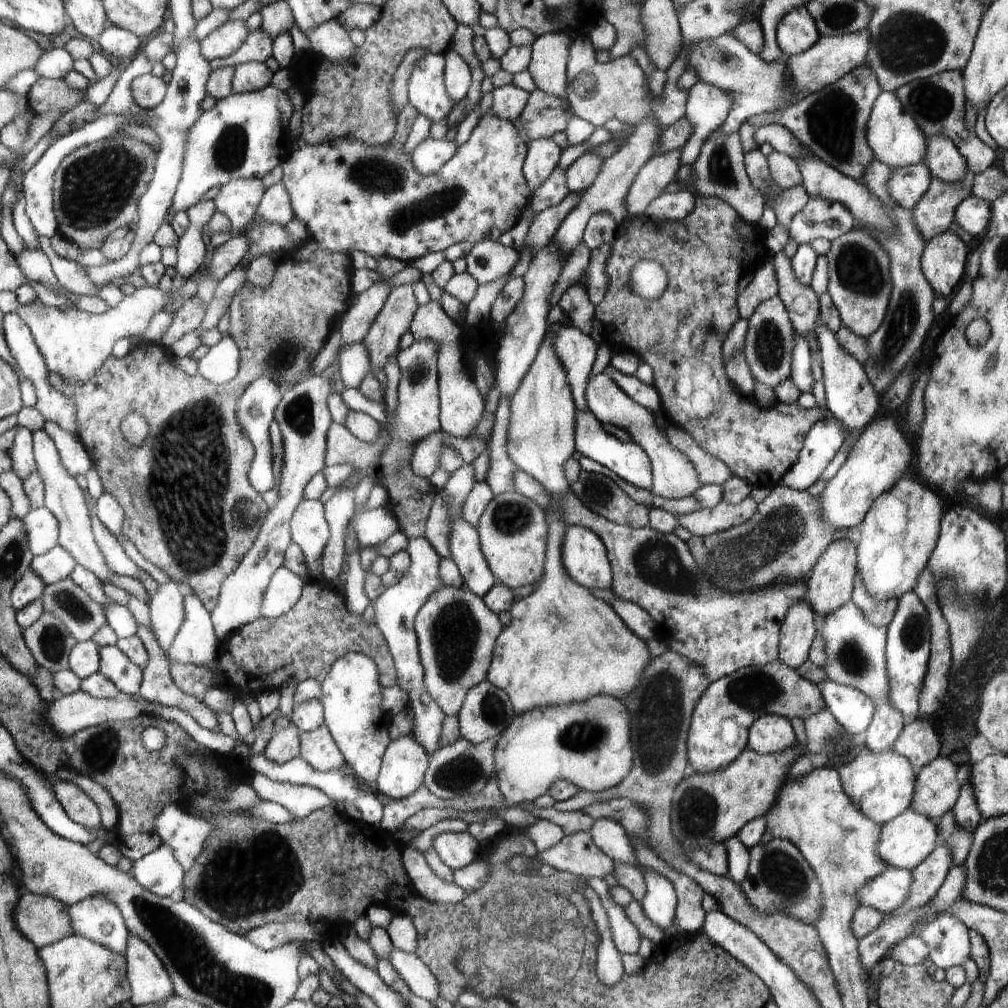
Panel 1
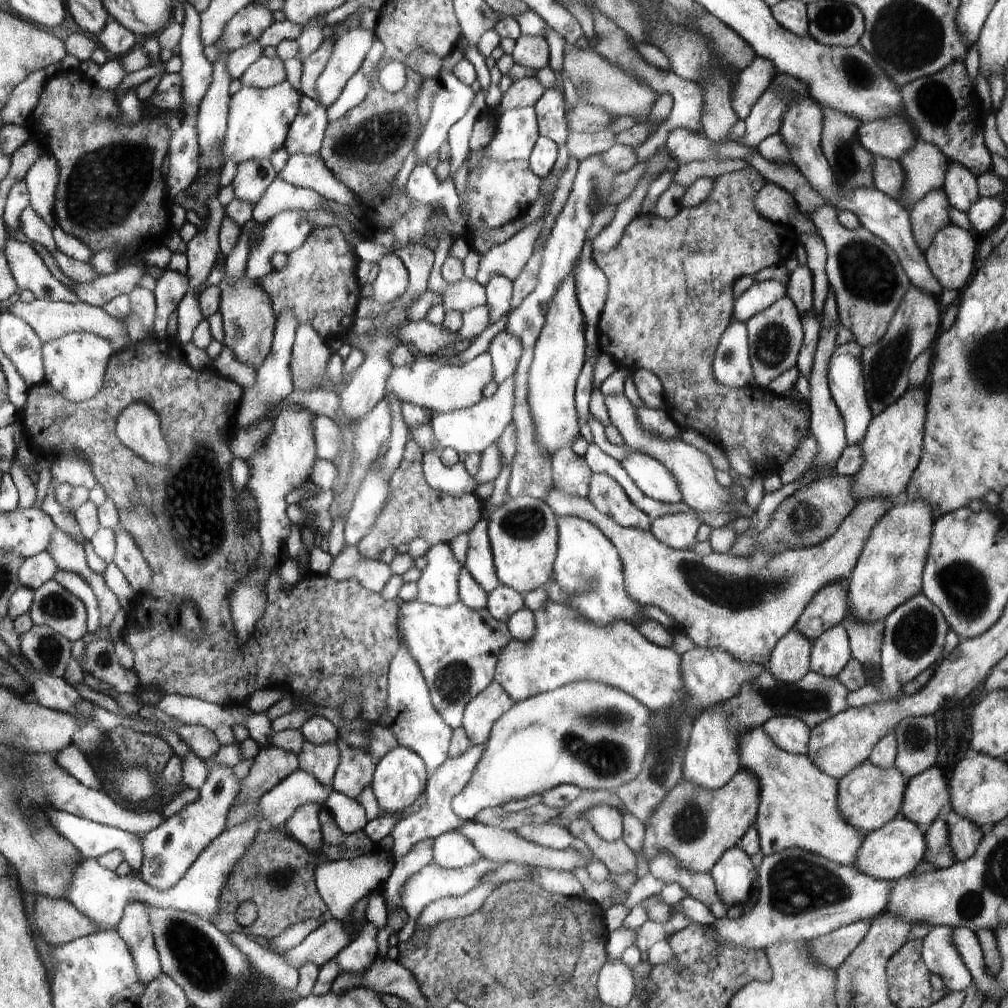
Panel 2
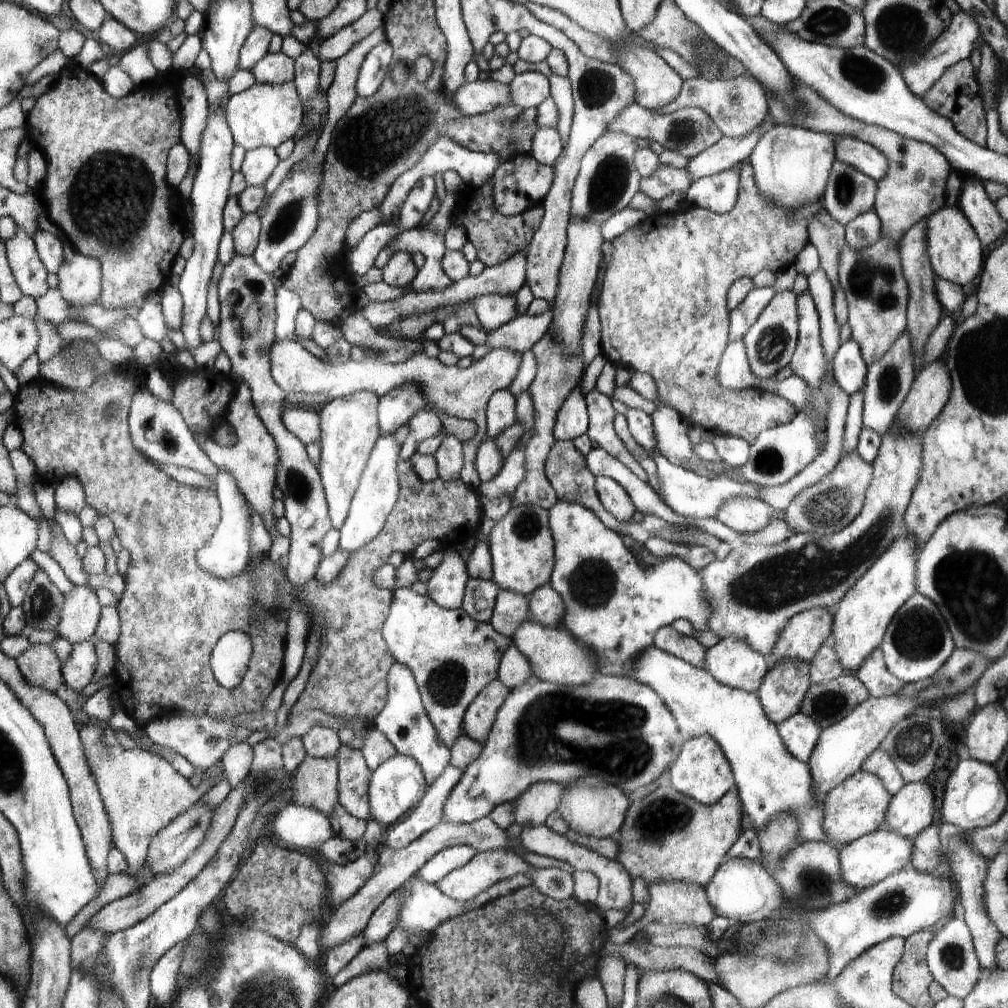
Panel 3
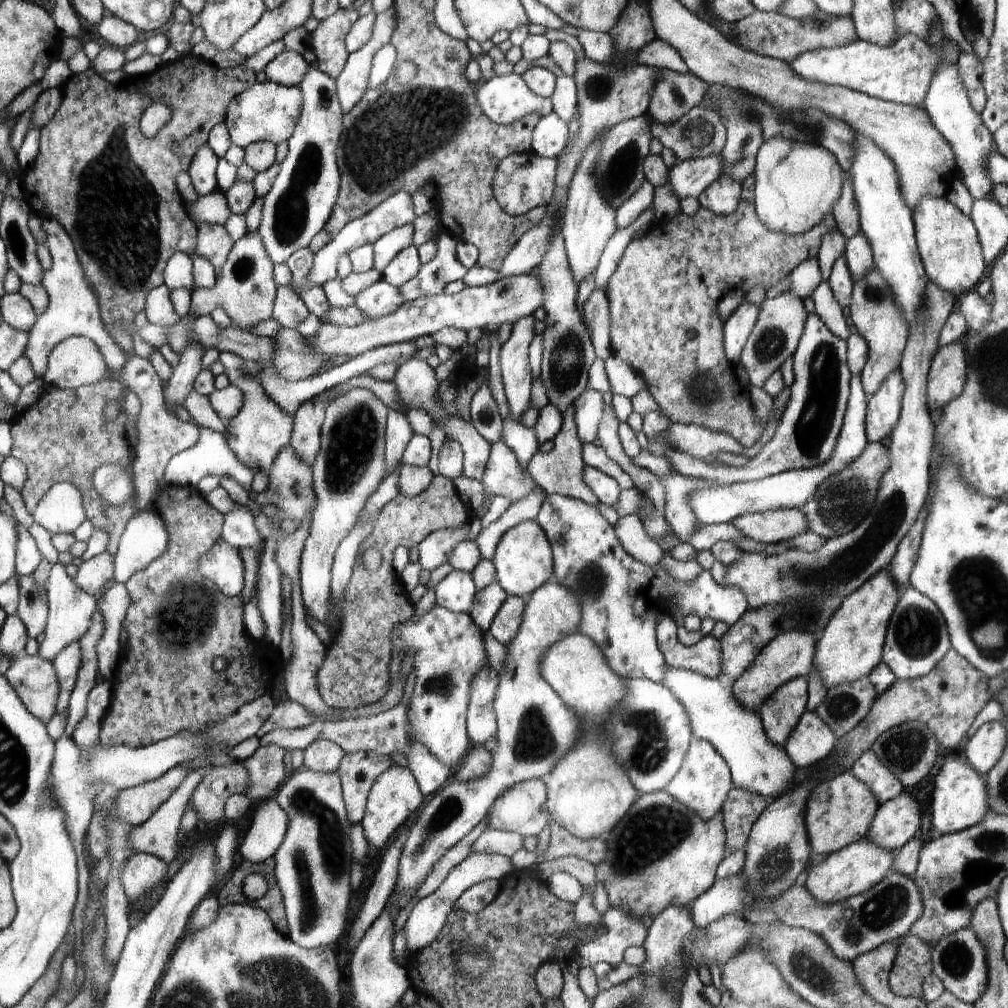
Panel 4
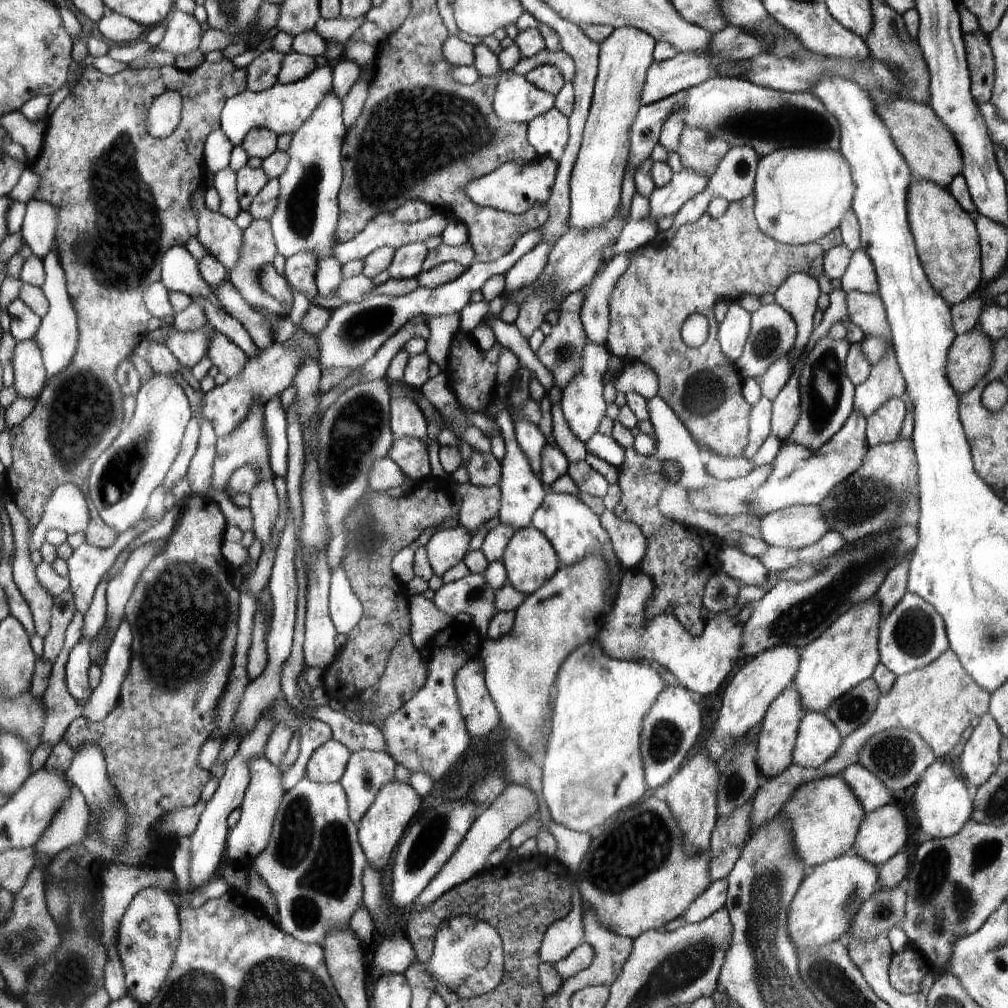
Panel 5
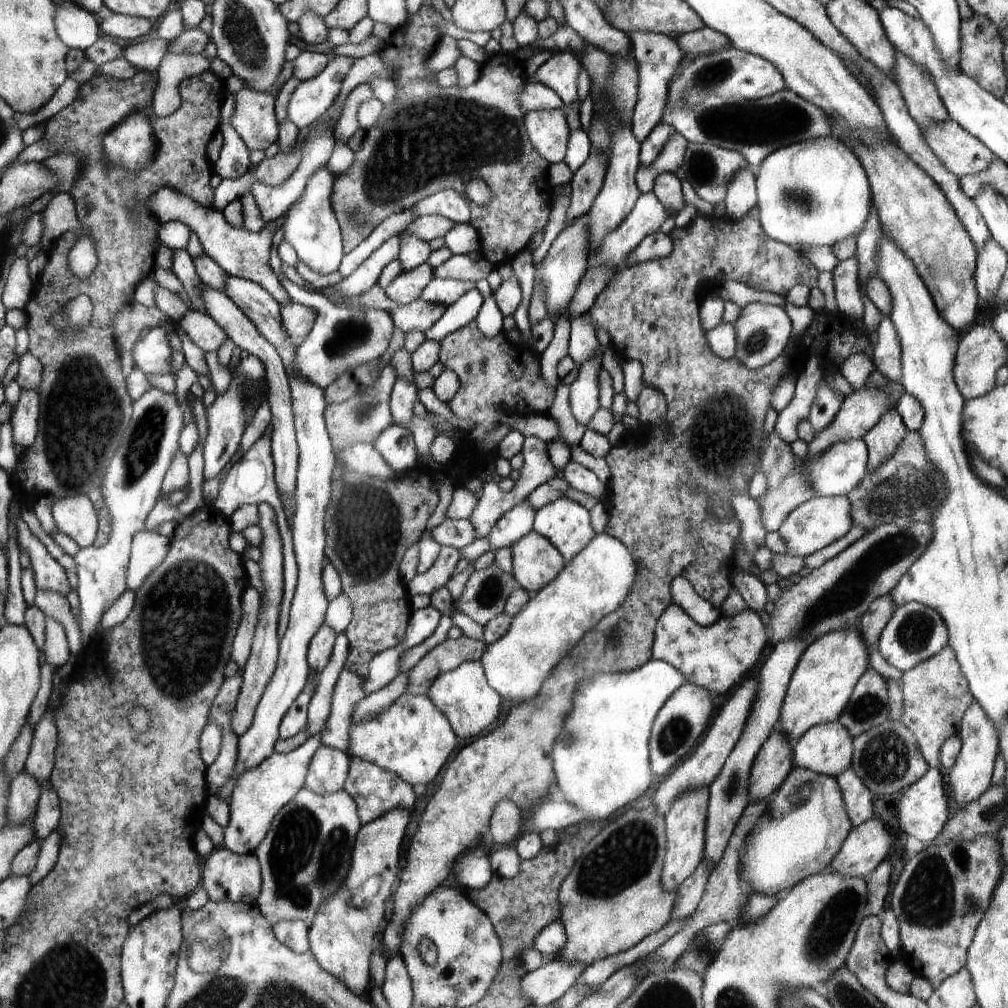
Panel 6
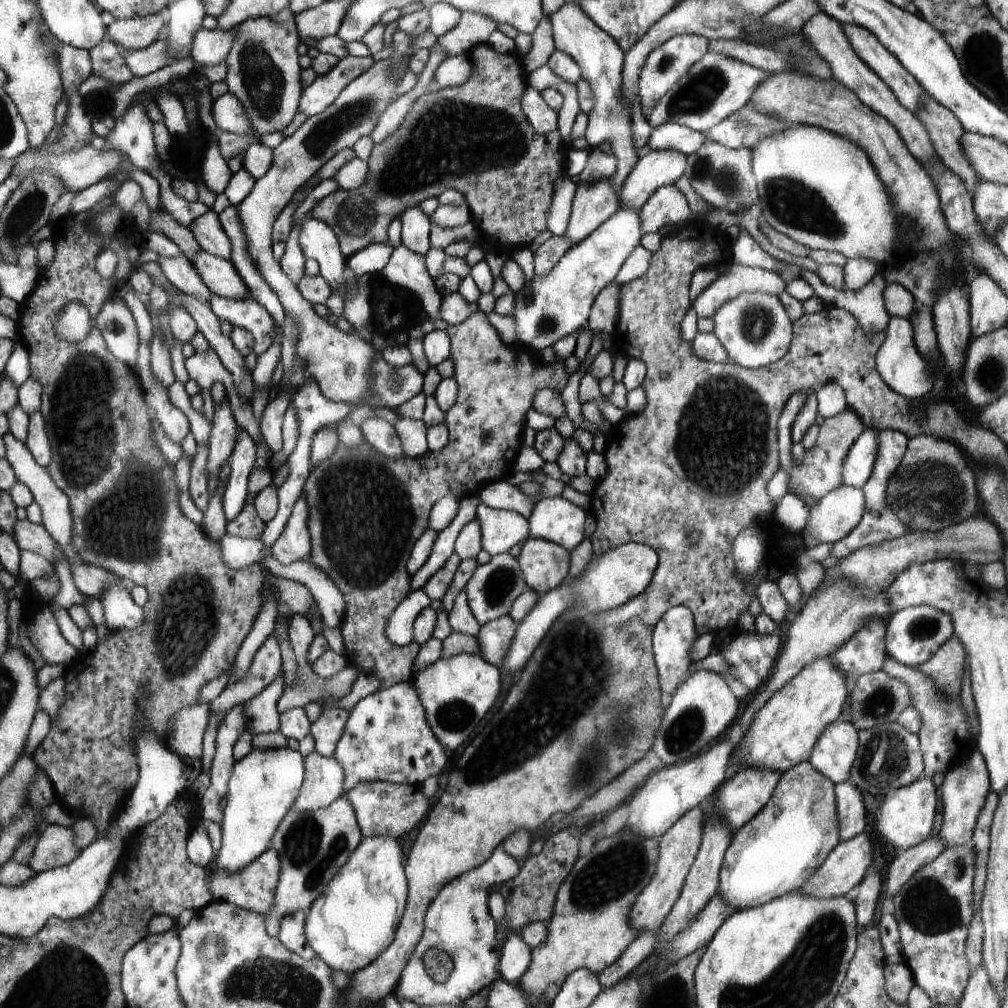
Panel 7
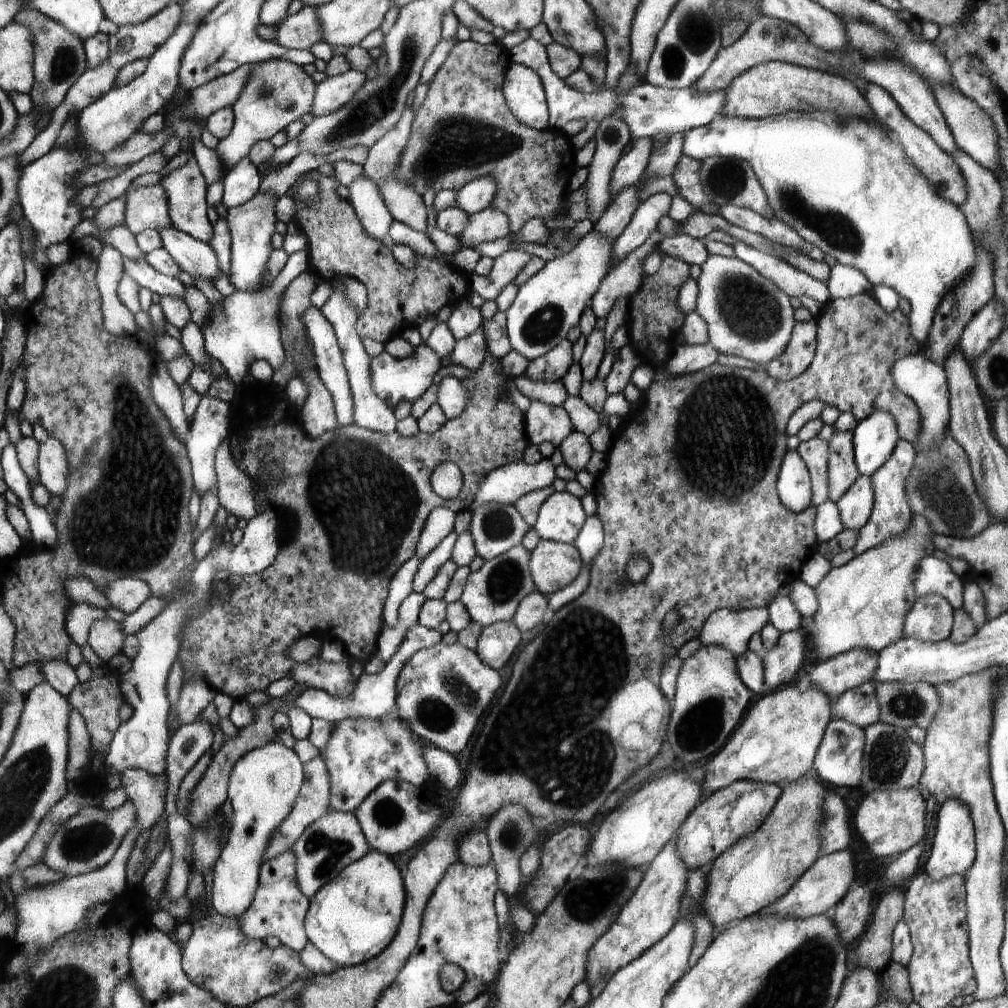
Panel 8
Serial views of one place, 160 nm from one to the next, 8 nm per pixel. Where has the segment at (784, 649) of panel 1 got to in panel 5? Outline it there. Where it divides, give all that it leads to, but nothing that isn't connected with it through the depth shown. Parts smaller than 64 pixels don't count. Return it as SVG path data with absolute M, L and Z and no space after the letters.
M790 684L769 706L764 720L760 722L758 733L757 766L760 768L761 782L778 777L793 764L793 750L796 748L797 733L800 732L801 717L804 714L801 695L794 684Z

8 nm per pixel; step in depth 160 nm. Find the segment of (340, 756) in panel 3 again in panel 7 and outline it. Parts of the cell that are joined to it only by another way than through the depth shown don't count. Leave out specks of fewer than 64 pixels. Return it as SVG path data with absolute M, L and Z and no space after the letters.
M386 781L361 783L345 795L356 811L361 827L361 834L364 838L400 838L402 834L410 832L412 828L416 828L420 824L420 818L426 816L431 801L420 790L416 792L414 786L402 786L398 783L387 783Z

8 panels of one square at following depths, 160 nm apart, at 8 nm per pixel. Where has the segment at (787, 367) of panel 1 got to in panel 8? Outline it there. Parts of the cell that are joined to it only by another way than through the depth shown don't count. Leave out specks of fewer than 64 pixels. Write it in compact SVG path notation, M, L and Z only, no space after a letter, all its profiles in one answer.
M708 255L706 262L700 265L700 275L696 282L699 293L694 311L706 321L709 343L719 353L745 358L763 365L785 352L792 340L792 332L797 322L793 317L791 297L776 283L742 259L722 255Z

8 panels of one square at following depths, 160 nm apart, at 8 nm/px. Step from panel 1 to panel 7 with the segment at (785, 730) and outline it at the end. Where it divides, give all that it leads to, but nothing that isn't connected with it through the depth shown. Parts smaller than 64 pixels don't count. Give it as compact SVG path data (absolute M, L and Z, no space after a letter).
M839 718L819 739L809 764L835 785L849 780L860 748L860 732L851 722Z

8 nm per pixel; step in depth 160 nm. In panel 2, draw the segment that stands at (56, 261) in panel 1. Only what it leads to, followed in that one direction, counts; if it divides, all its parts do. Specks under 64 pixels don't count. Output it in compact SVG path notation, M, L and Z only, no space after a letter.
M31 204L22 213L21 228L32 242L42 243L52 253L60 251L55 237L55 227L35 209L34 205Z

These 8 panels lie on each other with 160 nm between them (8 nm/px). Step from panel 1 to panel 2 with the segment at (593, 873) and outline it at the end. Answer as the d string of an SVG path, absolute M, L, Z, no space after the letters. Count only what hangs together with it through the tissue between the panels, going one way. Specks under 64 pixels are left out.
M467 820L463 821L462 825L457 828L459 833L462 833L464 838L467 838L481 854L482 857L491 861L499 861L500 863L516 863L526 865L527 867L546 867L561 871L572 871L576 867L587 867L588 863L594 860L594 856L582 857L579 853L572 849L562 849L561 851L543 847L525 838L522 838L515 829L503 829L495 826L488 826L484 823Z

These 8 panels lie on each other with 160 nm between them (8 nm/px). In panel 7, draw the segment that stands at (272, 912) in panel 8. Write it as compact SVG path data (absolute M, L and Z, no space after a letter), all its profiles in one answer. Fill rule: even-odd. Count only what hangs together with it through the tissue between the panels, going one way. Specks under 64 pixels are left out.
M270 848L265 854L258 857L242 874L220 875L217 871L212 875L210 888L216 901L226 900L243 909L267 916L275 908L275 893L279 879L281 878L281 866L278 853ZM297 910L286 918L280 919L280 932L277 936L280 942L302 958L314 958L314 952L309 940L304 936L304 912Z

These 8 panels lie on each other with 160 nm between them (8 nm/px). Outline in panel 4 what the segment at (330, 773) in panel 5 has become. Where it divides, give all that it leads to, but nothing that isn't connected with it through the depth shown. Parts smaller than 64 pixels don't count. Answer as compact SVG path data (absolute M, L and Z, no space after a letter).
M318 739L303 750L303 768L336 773L345 752L335 742Z

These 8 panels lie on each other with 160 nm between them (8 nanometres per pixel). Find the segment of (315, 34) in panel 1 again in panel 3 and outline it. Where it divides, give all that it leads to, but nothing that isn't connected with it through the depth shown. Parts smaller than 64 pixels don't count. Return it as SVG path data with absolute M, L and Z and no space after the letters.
M380 26L374 30L374 32L371 32L366 36L366 38L357 42L345 55L342 55L335 60L334 78L332 84L326 90L329 102L327 118L314 149L314 160L317 160L320 164L325 160L336 123L348 112L348 109L352 106L356 97L358 97L355 86L360 72L360 66L362 66L368 52L370 52L374 46L380 44L380 42L386 40L385 28L384 26Z

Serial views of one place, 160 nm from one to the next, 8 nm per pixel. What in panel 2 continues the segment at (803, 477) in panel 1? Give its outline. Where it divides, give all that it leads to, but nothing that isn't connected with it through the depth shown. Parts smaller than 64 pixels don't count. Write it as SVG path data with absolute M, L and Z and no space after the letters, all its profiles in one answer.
M838 322L835 325L830 325L829 327L824 327L820 330L820 338L814 355L814 362L808 376L810 381L809 404L811 408L809 430L813 432L813 435L816 437L819 444L818 458L813 464L814 469L817 466L829 465L830 463L836 464L842 454L842 451L848 445L845 437L844 421L840 414L841 410L836 406L836 403L832 398L827 375L832 353L837 347L837 334L839 333L840 326L841 324Z

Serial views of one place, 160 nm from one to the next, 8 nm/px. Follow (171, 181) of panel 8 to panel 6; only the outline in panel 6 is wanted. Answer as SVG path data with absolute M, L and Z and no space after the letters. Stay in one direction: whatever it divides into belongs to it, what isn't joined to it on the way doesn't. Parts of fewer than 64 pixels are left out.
M170 187L157 190L149 200L150 208L155 216L162 222L179 220L186 223L190 229L196 232L204 254L208 255L220 268L223 268L228 275L247 278L259 284L280 306L291 305L292 300L275 272L269 264L269 252L272 246L272 237L275 234L275 222L268 221L259 233L254 233L246 228L237 229L230 226L224 215L212 206L200 207L197 202L188 198L185 194Z

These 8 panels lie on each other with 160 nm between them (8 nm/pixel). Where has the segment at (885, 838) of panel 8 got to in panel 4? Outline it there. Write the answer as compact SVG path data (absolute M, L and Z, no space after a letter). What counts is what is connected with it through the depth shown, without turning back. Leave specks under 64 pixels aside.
M948 760L939 763L938 774L932 794L931 823L934 834L957 833L984 820L989 812L988 784L984 784L982 775L972 766L960 760Z

